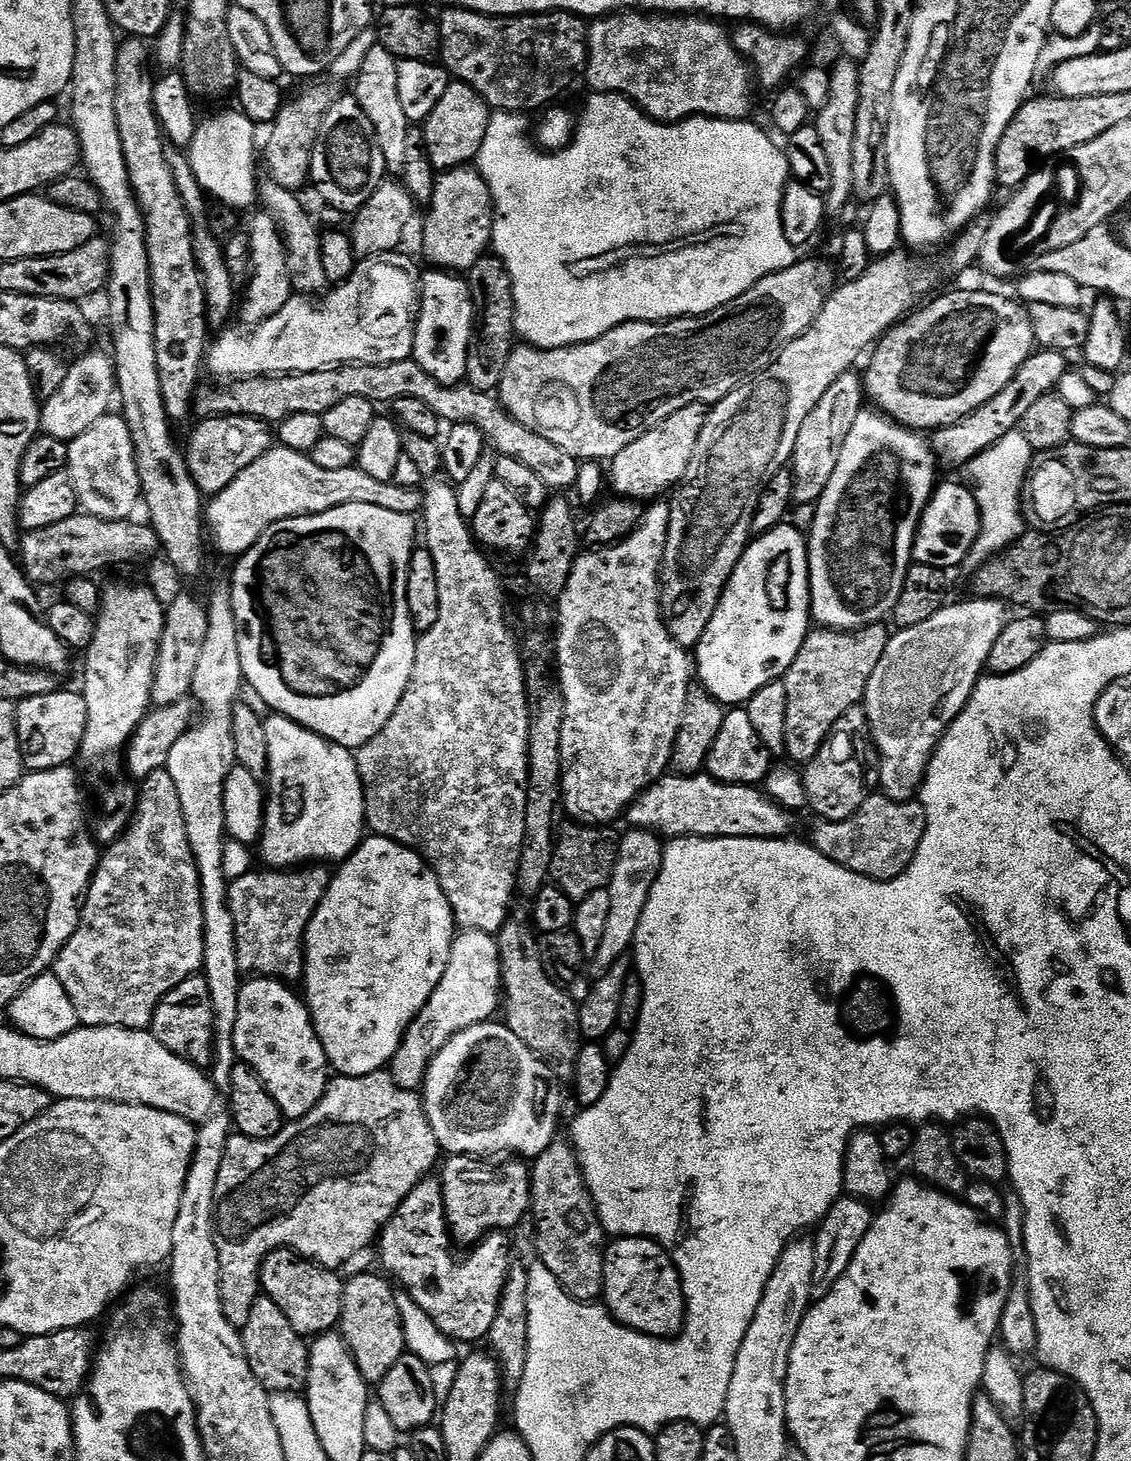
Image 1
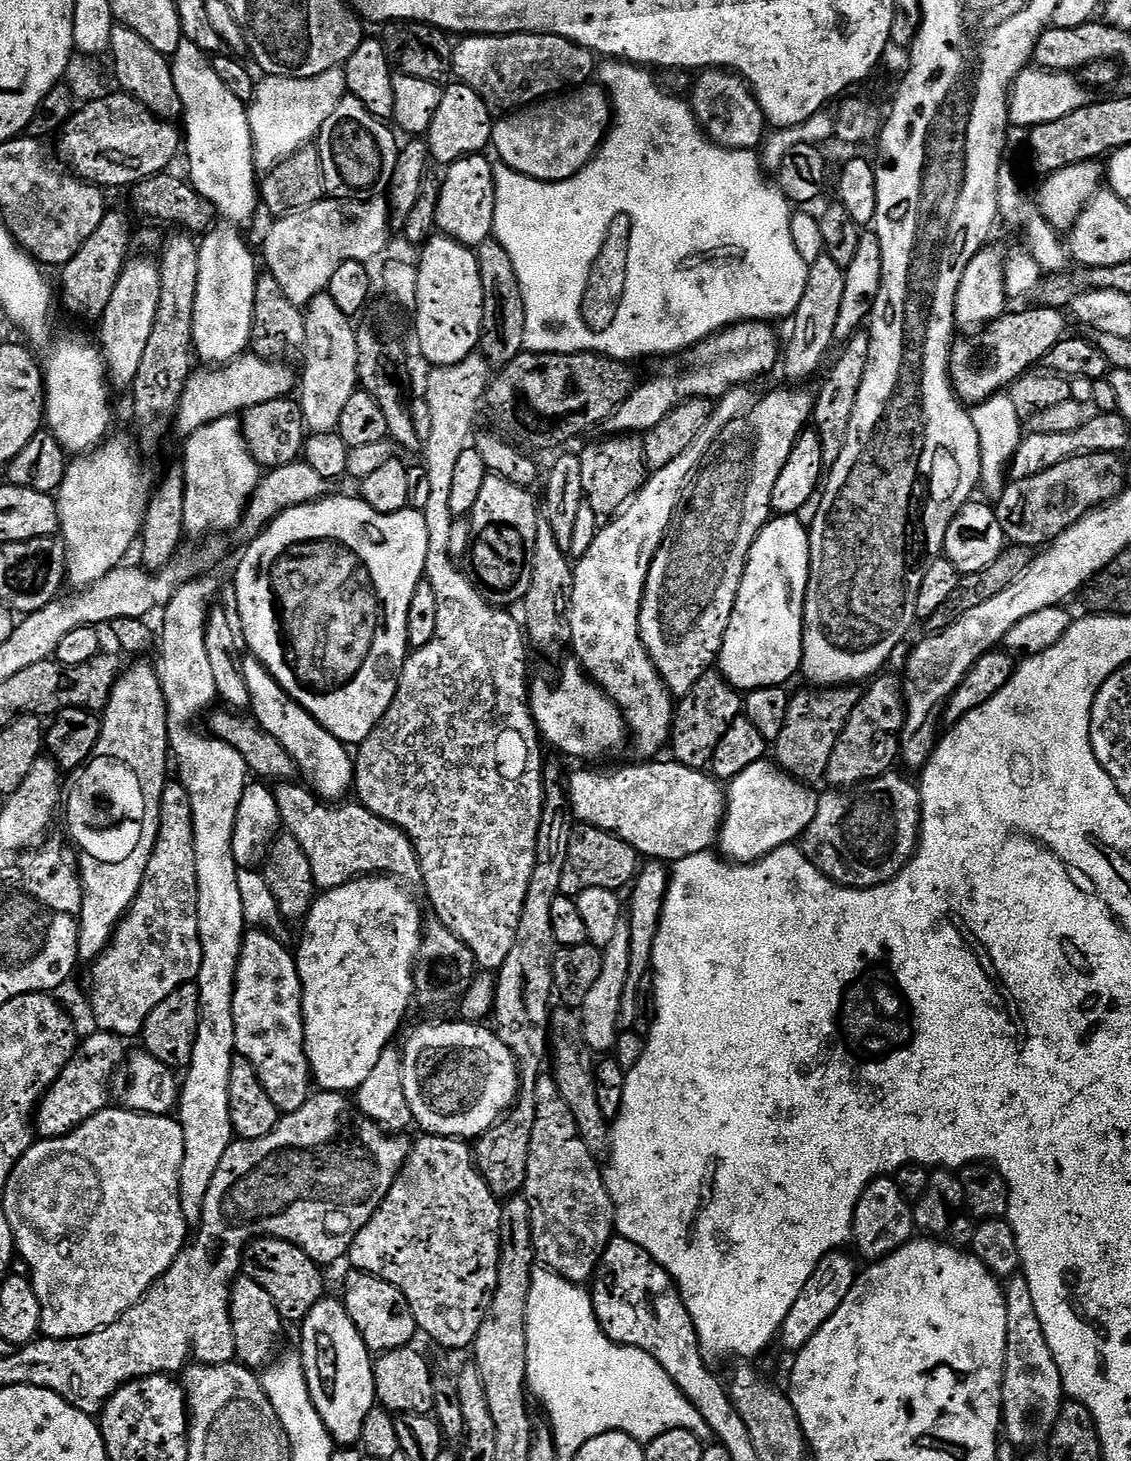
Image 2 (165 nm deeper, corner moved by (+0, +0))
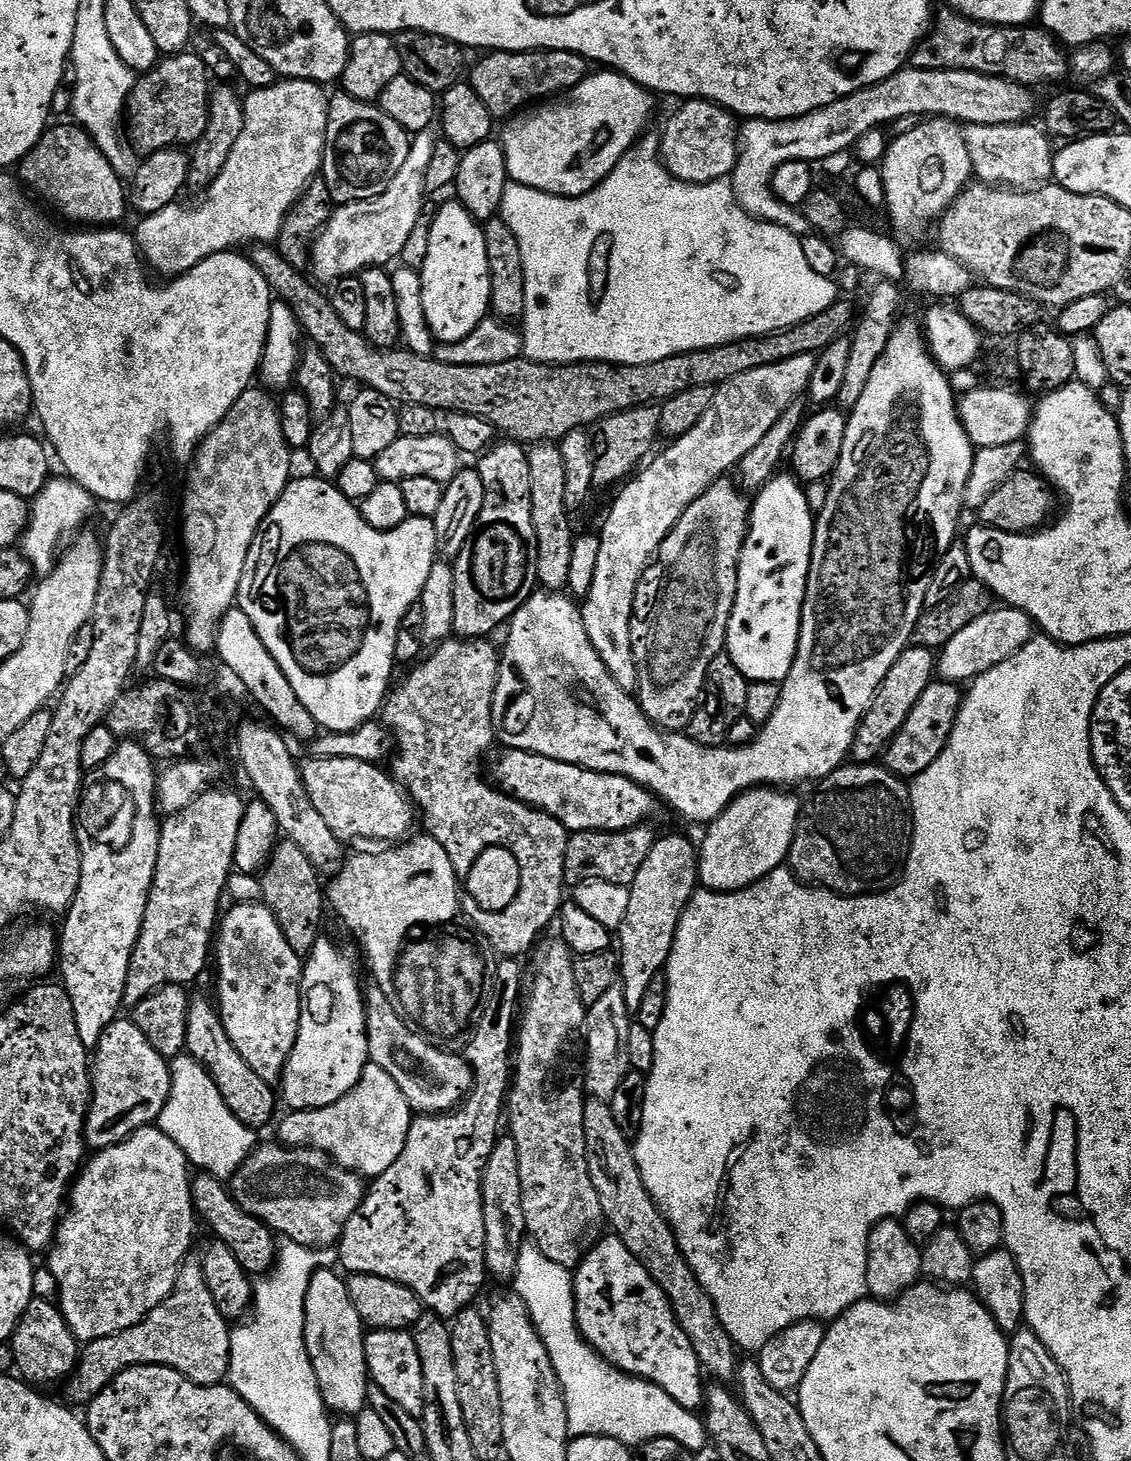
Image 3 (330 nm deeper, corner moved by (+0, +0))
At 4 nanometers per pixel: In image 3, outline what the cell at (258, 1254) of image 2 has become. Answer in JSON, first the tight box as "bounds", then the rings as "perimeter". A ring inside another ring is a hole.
{"bounds":[192,1176,278,1274],"perimeter":[[[200,1176],[192,1180],[192,1202],[199,1219],[212,1227],[217,1241],[225,1243],[234,1257],[249,1274],[267,1274],[272,1271],[278,1255],[278,1240],[271,1228],[263,1224],[257,1216],[251,1216],[236,1203],[231,1191],[215,1180],[217,1177]]]}

